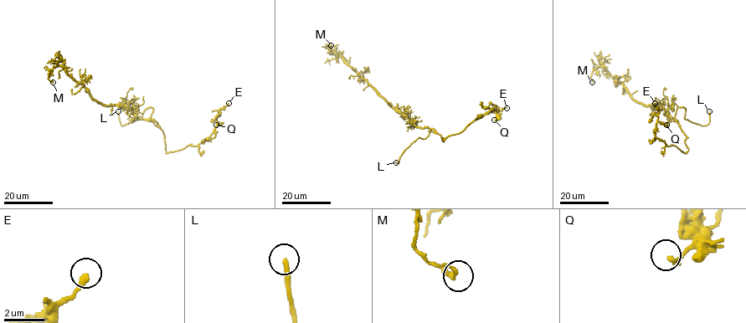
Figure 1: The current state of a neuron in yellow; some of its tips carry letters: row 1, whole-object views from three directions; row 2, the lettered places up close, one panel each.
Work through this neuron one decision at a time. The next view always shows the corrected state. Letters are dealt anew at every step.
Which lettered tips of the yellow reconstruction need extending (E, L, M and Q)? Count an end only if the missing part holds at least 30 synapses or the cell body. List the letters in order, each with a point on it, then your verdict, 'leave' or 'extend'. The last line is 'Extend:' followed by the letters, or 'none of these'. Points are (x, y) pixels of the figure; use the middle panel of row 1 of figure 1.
E: at (506, 108); leave
L: at (396, 162); extend
M: at (331, 45); leave
Q: at (494, 120); leave
Extend: L

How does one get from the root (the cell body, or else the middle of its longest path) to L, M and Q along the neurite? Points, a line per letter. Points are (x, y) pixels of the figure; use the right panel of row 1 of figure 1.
L: (675, 119), (676, 110), (684, 107), (686, 119), (707, 125), (709, 121), (709, 111)
M: (675, 119), (662, 108), (639, 104), (602, 66), (593, 71), (592, 82)
Q: (675, 119), (686, 136), (686, 152), (666, 146), (655, 135), (657, 121), (666, 125)

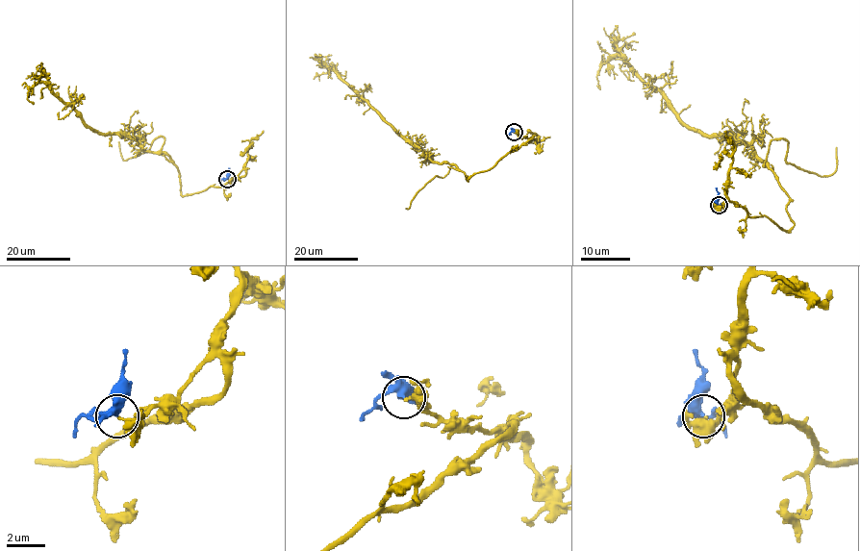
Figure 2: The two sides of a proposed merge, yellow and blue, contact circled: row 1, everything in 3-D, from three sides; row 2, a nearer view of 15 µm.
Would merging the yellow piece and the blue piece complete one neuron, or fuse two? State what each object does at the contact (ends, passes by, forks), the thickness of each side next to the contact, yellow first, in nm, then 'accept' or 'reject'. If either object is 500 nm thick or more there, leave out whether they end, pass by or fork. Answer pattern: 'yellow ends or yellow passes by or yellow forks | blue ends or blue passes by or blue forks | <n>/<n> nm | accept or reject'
yellow ends | blue forks | 280/320 nm | reject

